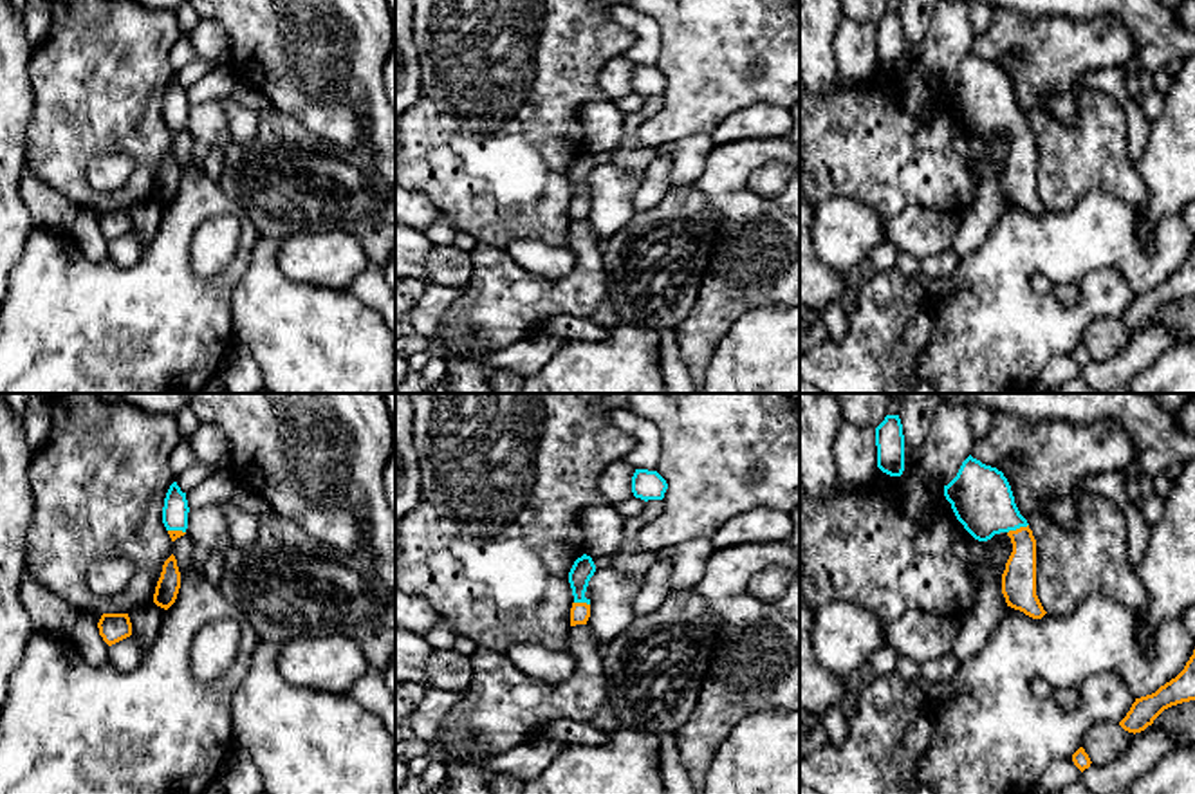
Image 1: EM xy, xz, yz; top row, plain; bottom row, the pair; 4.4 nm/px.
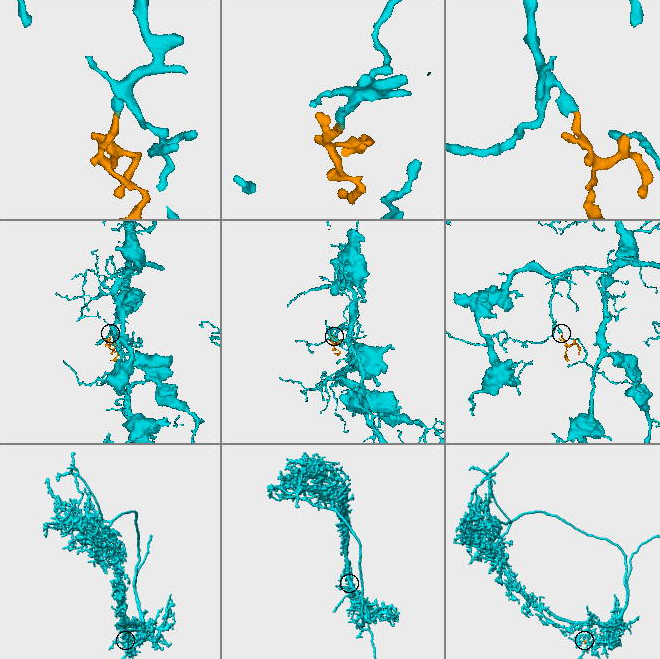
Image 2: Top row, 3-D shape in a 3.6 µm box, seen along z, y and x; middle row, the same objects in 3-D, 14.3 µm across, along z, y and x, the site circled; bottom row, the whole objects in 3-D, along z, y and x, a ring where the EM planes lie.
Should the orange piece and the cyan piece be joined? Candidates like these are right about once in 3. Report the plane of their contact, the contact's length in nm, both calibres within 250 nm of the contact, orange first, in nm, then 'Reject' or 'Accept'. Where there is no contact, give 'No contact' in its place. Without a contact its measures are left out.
Touches orange in yz. Shared border 100 nm. Thickness 160 nm (orange) against 280 nm. Accept

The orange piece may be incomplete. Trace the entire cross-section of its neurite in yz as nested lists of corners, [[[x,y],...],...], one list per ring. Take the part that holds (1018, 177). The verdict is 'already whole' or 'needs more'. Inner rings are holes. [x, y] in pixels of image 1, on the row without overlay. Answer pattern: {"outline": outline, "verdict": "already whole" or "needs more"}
{"outline": [[[969,51],[944,81],[944,92],[975,135],[987,137],[1000,128],[1011,134],[1013,148],[1002,170],[1002,189],[1007,202],[1042,215],[1047,208],[1036,191],[1036,135],[1004,69]]], "verdict": "needs more"}

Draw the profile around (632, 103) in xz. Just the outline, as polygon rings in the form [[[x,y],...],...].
[[[632,92],[630,96],[616,99],[616,106],[623,115],[637,114],[644,106],[646,97],[641,94]]]

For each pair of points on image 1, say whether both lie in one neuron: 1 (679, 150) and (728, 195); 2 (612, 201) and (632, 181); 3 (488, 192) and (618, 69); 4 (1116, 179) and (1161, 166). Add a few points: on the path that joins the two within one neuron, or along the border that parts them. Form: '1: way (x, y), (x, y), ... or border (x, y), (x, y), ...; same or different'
1: border (715, 147), (706, 161), (706, 168), (692, 183); different
2: way (618, 195), (627, 186); same
3: border (621, 55), (614, 56), (600, 74), (603, 96); different
4: border (1134, 165), (1147, 190), (1147, 215); different

